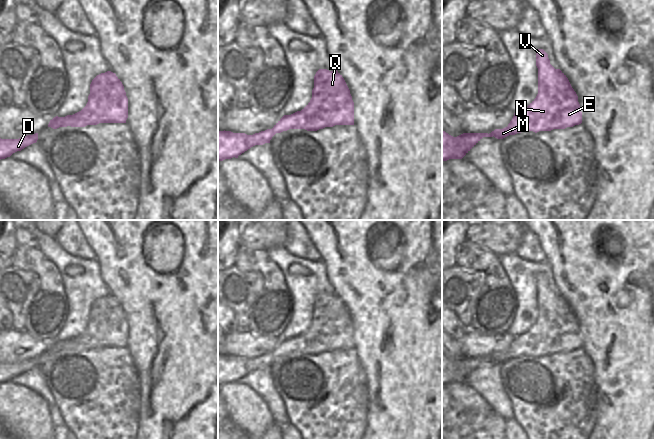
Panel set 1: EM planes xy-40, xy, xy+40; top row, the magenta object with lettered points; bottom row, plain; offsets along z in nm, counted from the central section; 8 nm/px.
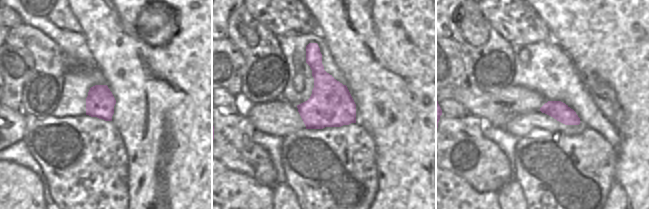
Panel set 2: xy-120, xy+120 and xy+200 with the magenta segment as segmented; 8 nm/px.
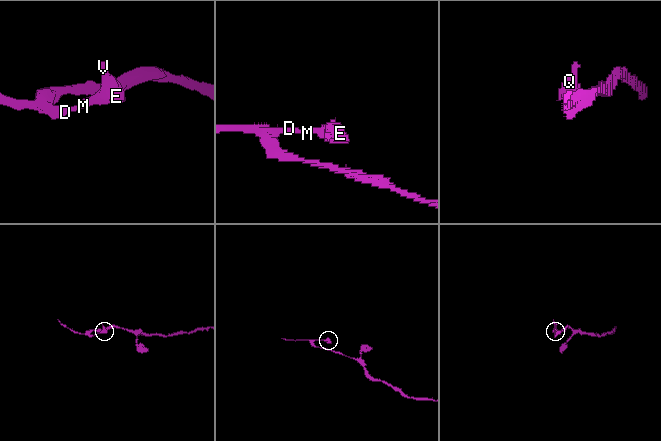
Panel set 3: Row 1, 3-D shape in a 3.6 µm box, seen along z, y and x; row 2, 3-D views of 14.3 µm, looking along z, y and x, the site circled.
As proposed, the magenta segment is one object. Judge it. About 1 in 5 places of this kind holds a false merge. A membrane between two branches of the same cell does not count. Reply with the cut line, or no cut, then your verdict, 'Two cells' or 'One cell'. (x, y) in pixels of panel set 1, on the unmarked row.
No split. One cell

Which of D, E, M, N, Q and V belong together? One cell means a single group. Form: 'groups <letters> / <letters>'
groups D E M N Q V

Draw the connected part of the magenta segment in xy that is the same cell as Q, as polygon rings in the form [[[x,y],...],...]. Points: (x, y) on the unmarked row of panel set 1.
[[[319,293],[314,300],[310,326],[301,335],[284,339],[272,353],[253,359],[218,354],[218,385],[238,382],[251,371],[270,367],[276,357],[289,353],[317,355],[335,349],[354,349],[354,326],[336,293]]]

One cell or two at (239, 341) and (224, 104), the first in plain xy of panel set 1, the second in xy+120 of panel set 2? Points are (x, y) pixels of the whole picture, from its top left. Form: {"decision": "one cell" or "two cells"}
{"decision": "two cells"}

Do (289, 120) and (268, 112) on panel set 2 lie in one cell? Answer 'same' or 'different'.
same

